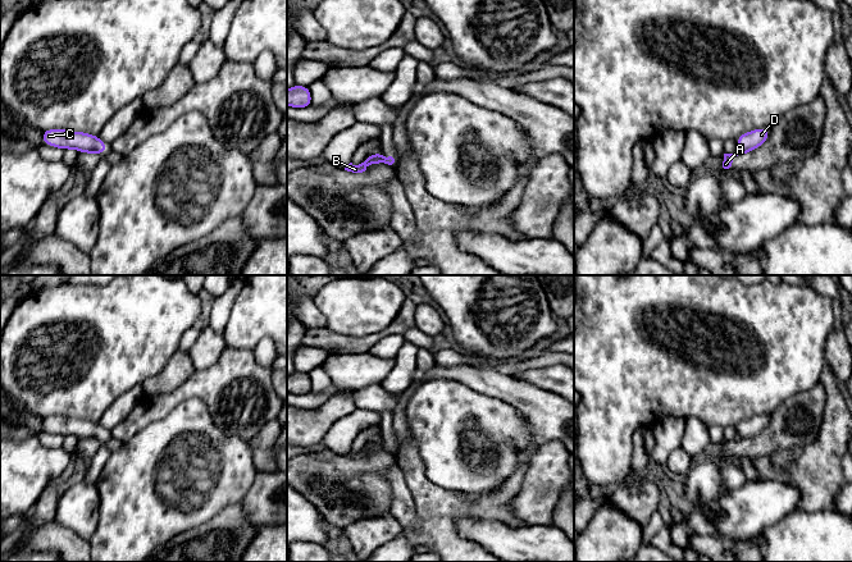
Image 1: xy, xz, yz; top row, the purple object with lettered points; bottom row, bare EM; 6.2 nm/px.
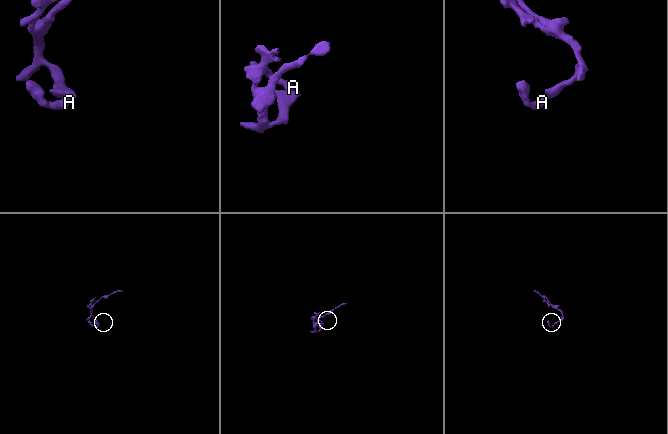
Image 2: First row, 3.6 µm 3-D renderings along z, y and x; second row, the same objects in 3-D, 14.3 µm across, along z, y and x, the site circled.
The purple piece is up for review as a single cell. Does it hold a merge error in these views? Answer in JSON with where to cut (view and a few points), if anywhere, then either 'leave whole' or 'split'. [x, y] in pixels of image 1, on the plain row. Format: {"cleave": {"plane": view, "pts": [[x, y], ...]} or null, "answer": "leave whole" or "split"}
{"cleave": {"plane": "yz", "pts": [[741, 437], [748, 438]]}, "answer": "split"}

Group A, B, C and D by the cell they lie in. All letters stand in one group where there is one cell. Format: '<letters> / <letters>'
A / B C D

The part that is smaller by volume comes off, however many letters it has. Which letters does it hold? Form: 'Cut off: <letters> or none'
Cut off: A

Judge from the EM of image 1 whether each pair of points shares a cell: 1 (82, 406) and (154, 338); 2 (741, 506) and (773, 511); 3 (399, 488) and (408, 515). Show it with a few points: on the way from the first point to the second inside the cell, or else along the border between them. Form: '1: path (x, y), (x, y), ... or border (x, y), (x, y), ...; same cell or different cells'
1: path (100, 388), (136, 352); same cell
2: path (748, 506), (765, 506); same cell
3: path (401, 494), (402, 508); same cell

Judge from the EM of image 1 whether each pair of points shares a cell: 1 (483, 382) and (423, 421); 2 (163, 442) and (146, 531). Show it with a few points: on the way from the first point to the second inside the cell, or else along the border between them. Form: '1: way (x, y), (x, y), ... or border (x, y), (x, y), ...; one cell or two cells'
1: border (443, 378), (459, 380), (500, 400); two cells
2: way (153, 464), (146, 510); one cell

